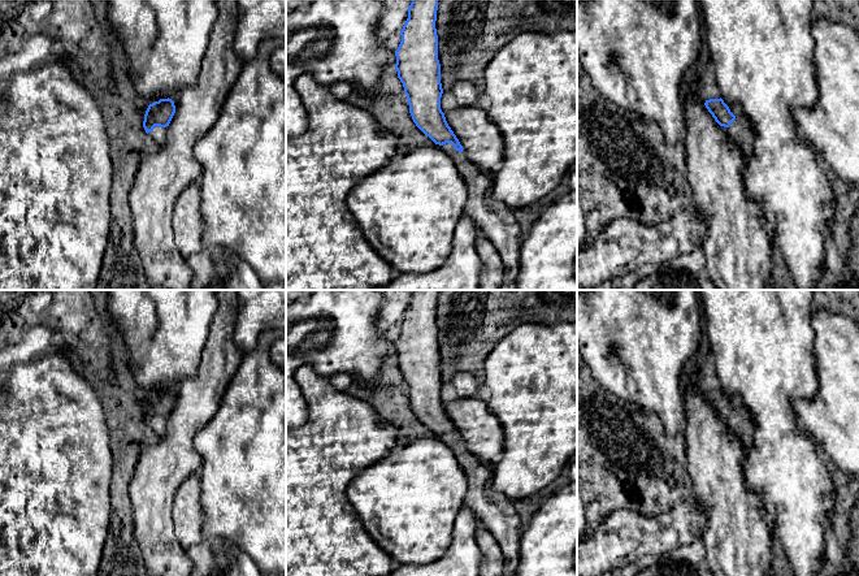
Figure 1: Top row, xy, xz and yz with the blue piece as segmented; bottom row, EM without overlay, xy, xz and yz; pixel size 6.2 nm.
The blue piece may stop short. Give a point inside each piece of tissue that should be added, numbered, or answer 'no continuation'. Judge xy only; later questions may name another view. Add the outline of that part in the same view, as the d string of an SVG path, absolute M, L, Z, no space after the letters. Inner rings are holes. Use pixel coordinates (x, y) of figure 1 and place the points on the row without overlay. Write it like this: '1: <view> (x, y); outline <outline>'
1: xy (157, 425); outline M155 417L153 421L148 424L148 426L153 430L153 433L157 437L161 437L165 433L166 421L168 417L166 419Z

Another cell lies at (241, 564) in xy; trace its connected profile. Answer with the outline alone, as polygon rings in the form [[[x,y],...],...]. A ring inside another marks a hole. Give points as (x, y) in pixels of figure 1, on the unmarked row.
[[[243,553],[235,554],[230,559],[230,567],[224,576],[263,576],[256,563]]]

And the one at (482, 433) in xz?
[[[457,398],[444,404],[446,412],[468,450],[481,460],[498,463],[503,456],[504,432],[500,421],[487,407],[487,402]]]

